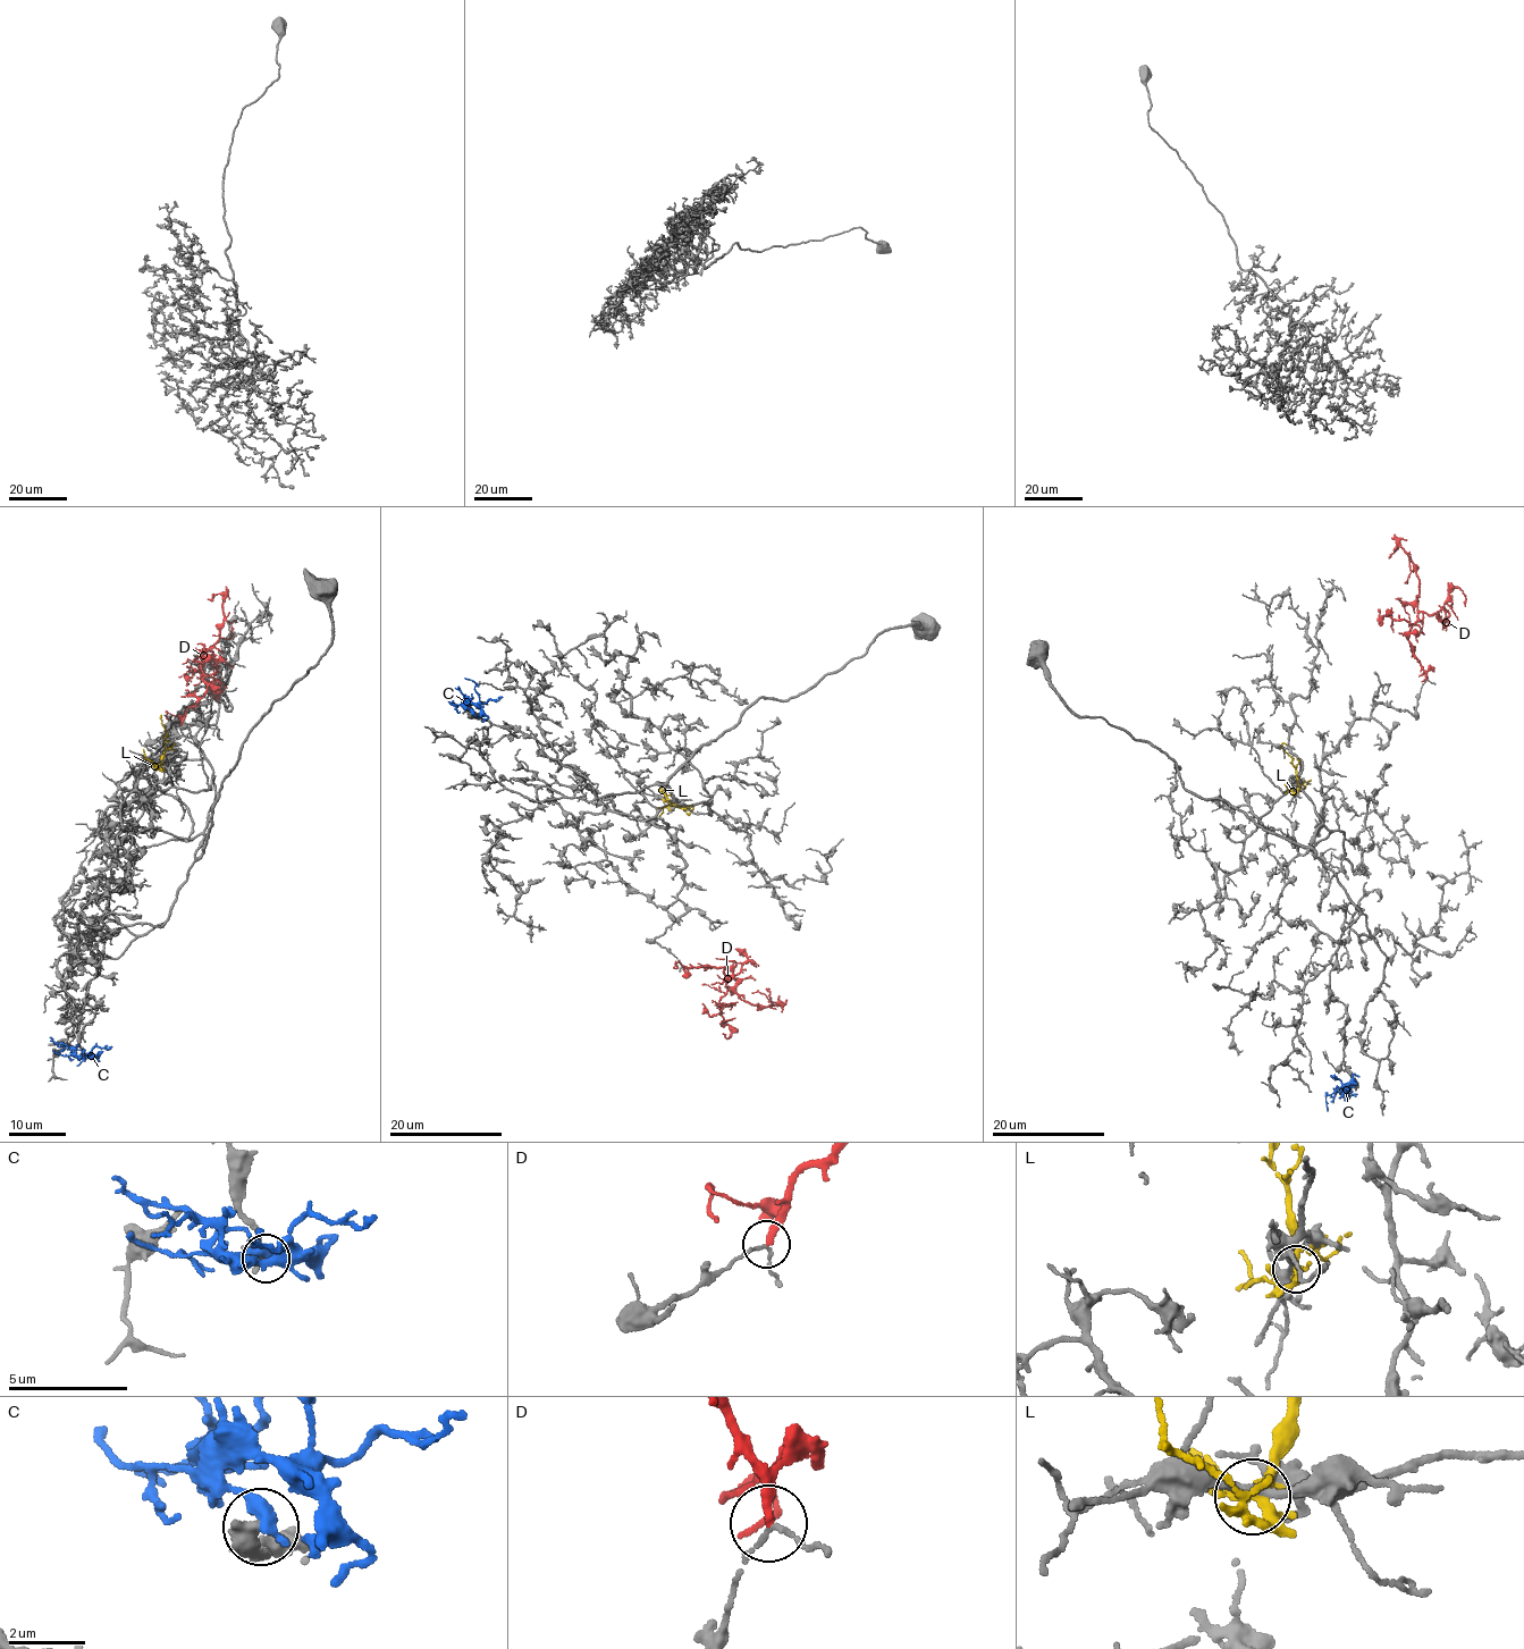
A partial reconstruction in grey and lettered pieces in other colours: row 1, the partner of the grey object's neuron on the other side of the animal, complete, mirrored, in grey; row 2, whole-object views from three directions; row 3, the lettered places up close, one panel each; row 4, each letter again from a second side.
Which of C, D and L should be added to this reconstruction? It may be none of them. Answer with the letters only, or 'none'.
none

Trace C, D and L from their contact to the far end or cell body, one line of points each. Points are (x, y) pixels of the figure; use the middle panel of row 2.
C: (472, 714), (469, 706), (479, 698), (477, 684), (464, 679)
D: (682, 965), (691, 968), (725, 968), (725, 982), (731, 992), (762, 1009), (777, 1002), (771, 999), (765, 987)
L: (666, 800), (682, 808), (692, 805), (691, 813)

